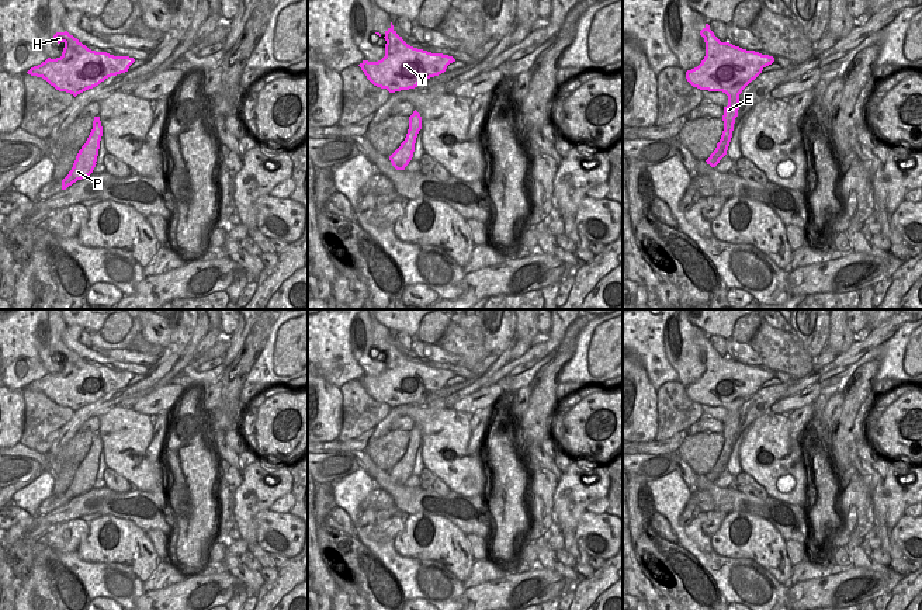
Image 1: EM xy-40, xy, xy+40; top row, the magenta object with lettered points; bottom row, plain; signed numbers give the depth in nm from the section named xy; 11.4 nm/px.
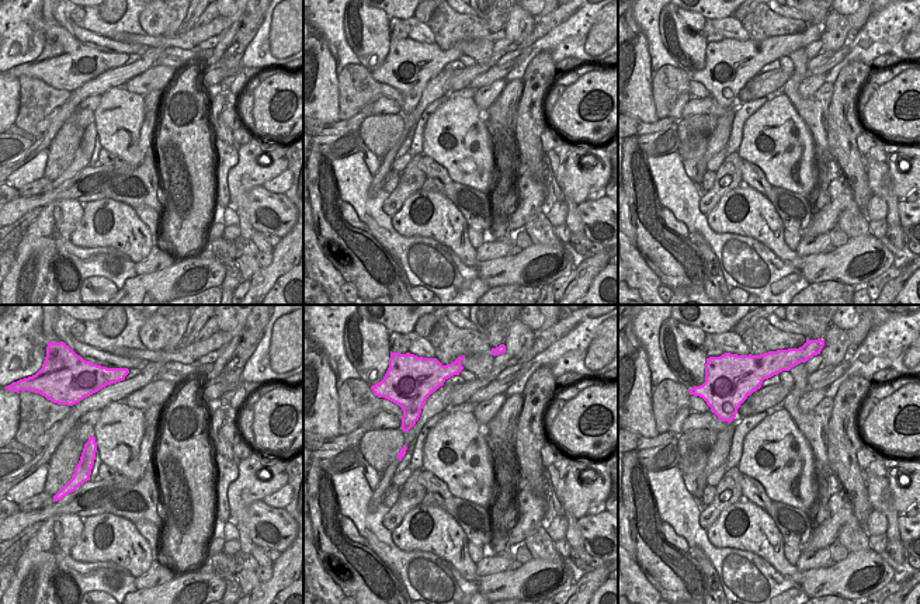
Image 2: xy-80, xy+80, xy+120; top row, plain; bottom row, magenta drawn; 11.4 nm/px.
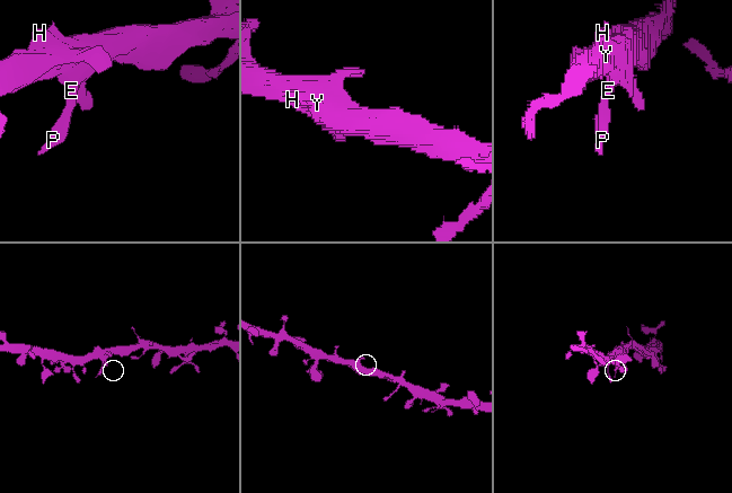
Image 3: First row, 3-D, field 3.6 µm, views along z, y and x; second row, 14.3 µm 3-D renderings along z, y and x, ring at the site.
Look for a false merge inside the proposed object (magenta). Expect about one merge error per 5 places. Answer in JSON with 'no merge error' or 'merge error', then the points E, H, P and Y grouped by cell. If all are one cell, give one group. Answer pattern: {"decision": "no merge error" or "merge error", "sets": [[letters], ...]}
{"decision": "no merge error", "sets": [["E", "H", "P", "Y"]]}

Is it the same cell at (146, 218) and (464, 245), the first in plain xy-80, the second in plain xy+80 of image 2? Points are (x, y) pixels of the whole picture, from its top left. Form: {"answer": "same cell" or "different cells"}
{"answer": "different cells"}

